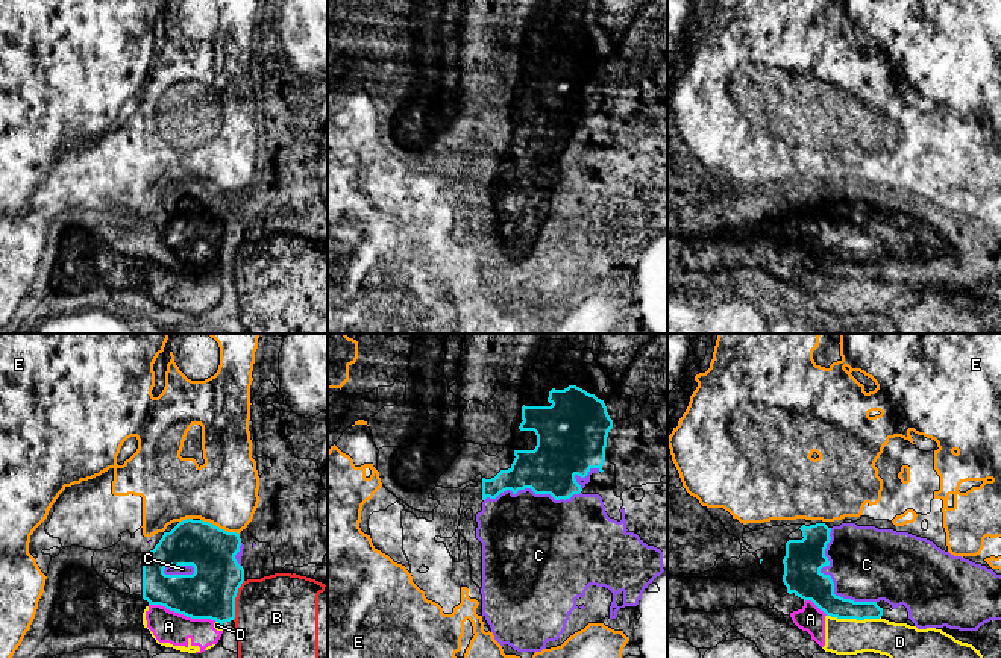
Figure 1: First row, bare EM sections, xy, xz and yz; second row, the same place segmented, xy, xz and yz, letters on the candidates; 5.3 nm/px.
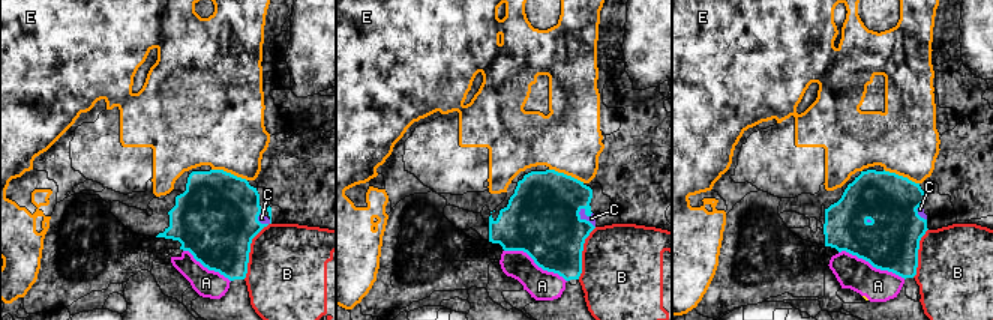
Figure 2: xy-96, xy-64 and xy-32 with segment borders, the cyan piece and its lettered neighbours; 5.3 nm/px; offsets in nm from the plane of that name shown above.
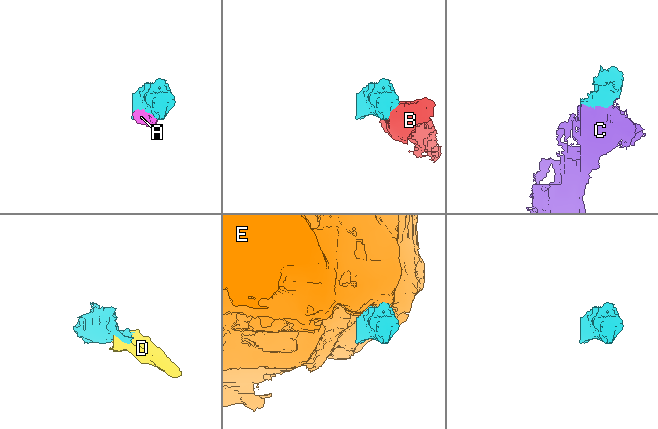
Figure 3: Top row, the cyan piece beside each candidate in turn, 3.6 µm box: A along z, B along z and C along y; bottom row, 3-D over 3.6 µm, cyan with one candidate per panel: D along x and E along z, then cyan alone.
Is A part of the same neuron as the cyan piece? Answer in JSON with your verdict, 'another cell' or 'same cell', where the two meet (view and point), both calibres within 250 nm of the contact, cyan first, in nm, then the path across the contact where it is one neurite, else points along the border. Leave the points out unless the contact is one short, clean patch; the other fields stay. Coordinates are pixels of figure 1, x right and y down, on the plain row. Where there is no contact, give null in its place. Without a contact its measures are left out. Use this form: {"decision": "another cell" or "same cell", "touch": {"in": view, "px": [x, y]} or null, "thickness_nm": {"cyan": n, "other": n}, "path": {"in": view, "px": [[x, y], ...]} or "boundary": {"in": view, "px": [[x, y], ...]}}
{"decision": "another cell", "touch": {"in": "xy", "px": [182, 273]}, "thickness_nm": {"cyan": 280, "other": 170}, "boundary": {"in": "xy", "px": [[149, 264], [158, 264], [191, 278], [216, 281]]}}

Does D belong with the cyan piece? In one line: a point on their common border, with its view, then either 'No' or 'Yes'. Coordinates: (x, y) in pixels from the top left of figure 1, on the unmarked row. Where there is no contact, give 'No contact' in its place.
Touches cyan at yz (854, 278). No

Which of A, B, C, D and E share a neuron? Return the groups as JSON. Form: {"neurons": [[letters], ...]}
{"neurons": [["A", "D"], ["B"], ["C"], ["E"]]}

